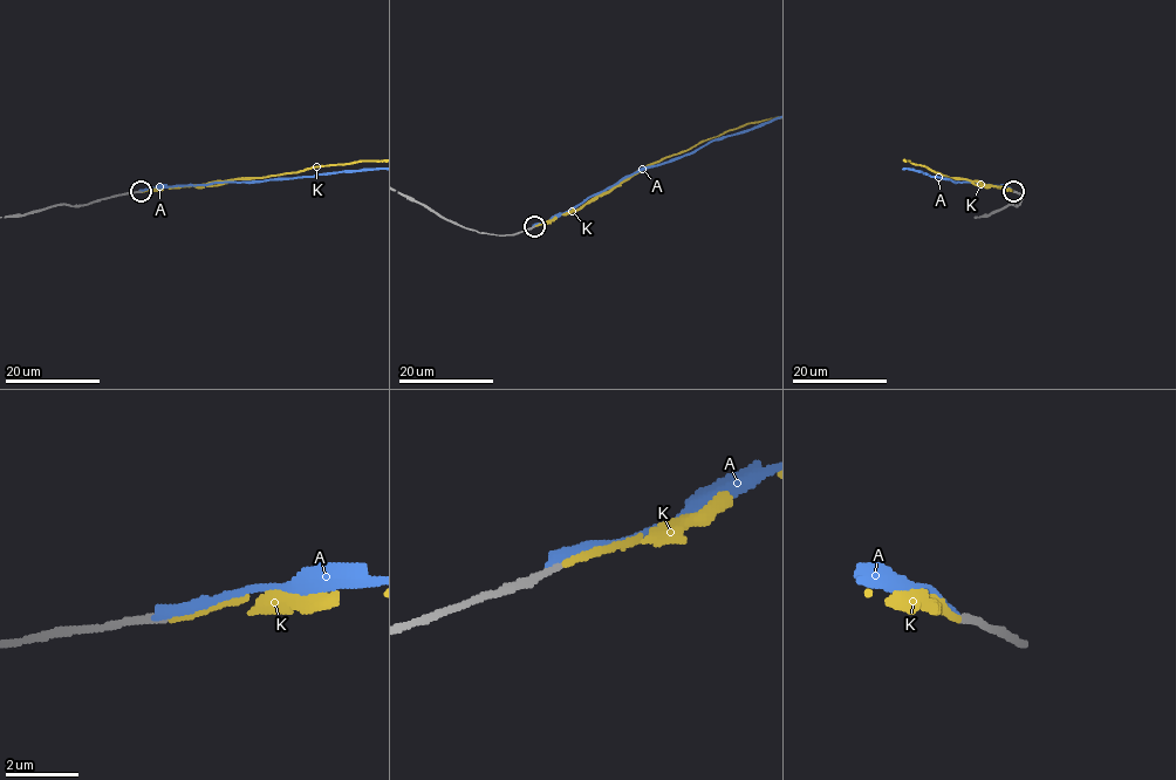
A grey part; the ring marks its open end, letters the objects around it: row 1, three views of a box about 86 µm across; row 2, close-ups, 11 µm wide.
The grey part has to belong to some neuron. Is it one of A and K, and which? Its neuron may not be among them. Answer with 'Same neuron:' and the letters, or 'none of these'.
Same neuron: K

